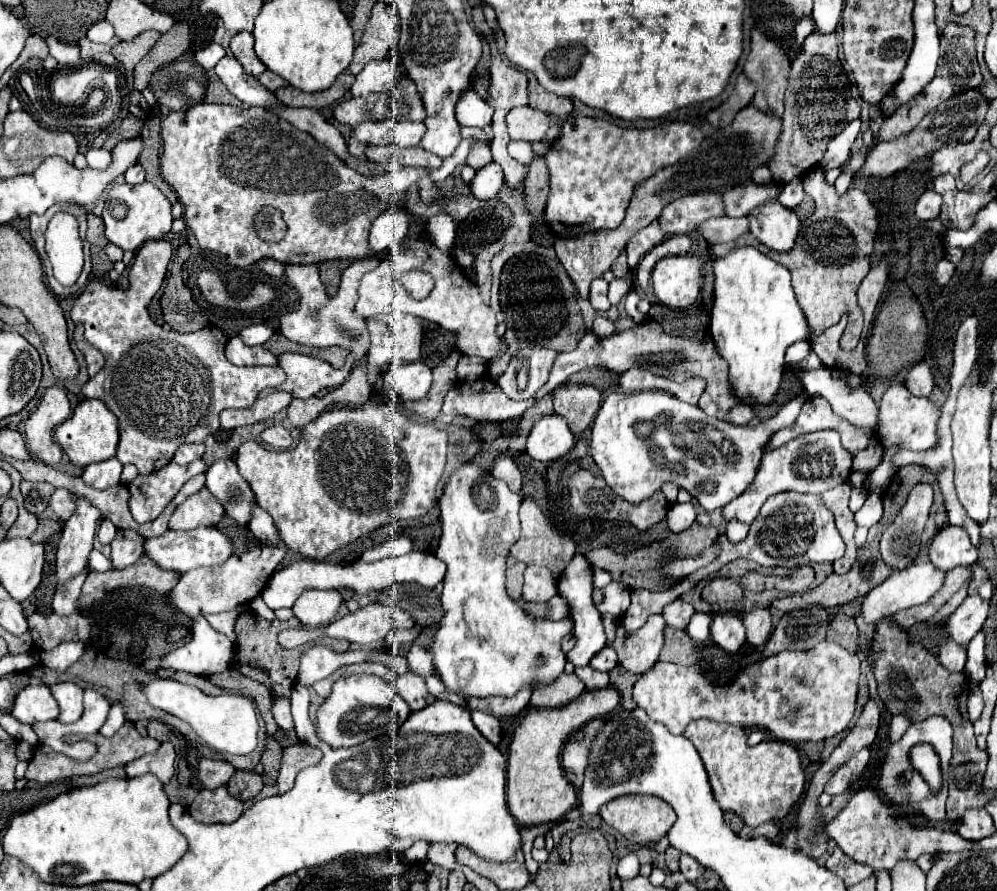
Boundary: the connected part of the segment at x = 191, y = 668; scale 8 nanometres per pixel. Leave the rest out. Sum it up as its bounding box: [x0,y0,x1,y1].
[156,617,232,677]

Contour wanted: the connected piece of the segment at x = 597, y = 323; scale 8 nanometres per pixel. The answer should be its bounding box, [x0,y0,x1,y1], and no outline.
[592,315,618,337]

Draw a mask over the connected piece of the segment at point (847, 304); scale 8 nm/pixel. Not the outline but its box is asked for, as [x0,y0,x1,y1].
[734,173,878,341]

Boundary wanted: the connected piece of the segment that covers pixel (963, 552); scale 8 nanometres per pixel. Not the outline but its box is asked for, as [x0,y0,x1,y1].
[928,525,978,571]

